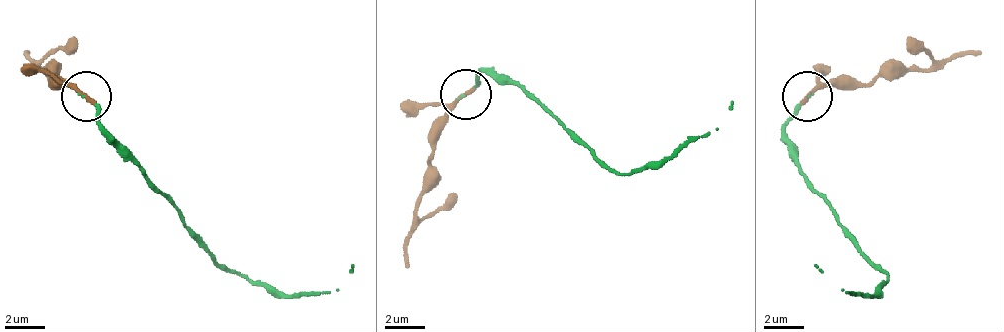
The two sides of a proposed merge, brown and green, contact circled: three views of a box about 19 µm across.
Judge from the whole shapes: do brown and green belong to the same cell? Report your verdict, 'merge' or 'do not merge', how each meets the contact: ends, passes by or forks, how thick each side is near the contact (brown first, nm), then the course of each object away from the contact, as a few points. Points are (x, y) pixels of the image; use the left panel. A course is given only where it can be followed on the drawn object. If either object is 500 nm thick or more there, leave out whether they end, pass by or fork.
merge; brown ends there; green ends there; 240 nm thick on the brown side, 80 nm on the other; brown runs (87, 97), (62, 87), (37, 67), (77, 37); green runs (82, 97), (102, 128), (188, 233), (243, 278), (293, 293), (328, 293), (338, 288), (354, 263)

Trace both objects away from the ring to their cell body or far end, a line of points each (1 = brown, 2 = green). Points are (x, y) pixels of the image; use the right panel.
1: (808, 97), (834, 87), (929, 67), (909, 37)
2: (808, 97), (783, 128), (788, 158), (844, 233), (889, 278), (874, 293), (844, 293), (844, 288), (813, 263)

